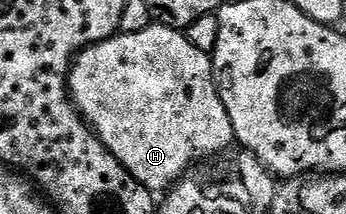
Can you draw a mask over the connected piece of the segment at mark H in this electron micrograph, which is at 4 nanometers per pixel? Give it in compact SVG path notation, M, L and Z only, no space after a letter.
M150 25L147 29L130 35L118 33L111 39L104 39L102 43L94 43L93 46L85 48L73 60L69 68L71 102L80 111L81 118L93 128L93 132L97 134L97 138L101 140L102 145L129 170L131 177L138 179L148 191L154 193L164 192L172 187L177 180L182 179L186 171L190 170L194 165L230 150L235 143L231 117L227 117L227 109L219 97L217 83L213 79L213 60L210 52L208 50L200 51L185 35L188 34L182 33L176 27L164 25Z

